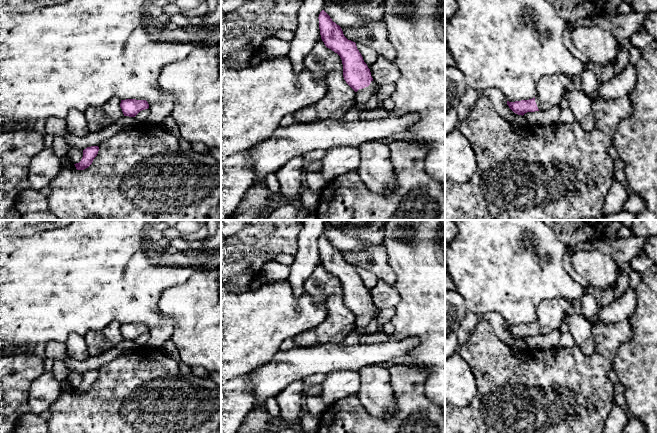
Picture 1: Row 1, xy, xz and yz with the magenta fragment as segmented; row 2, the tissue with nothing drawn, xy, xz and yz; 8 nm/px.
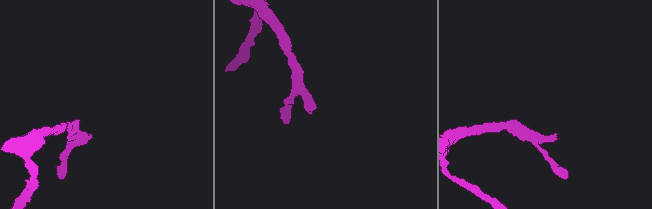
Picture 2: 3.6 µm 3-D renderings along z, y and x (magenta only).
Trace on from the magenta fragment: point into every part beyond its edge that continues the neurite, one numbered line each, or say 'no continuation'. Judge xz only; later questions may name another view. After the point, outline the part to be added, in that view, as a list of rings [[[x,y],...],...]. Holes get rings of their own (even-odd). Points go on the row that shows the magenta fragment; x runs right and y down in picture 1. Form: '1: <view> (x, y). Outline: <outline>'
1: xz (363, 95). Outline: [[[371,81],[368,87],[359,89],[357,92],[355,92],[355,103],[358,105],[366,103],[376,92],[377,86],[378,85],[376,82]]]

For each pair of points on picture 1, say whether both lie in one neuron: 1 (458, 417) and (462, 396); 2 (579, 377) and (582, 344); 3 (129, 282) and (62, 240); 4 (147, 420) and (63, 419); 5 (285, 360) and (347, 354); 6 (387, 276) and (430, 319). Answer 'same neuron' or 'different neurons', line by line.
1: different neurons
2: different neurons
3: same neuron
4: same neuron
5: same neuron
6: different neurons

